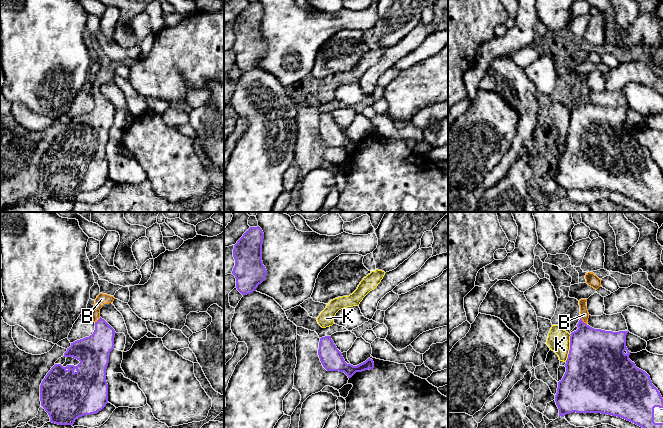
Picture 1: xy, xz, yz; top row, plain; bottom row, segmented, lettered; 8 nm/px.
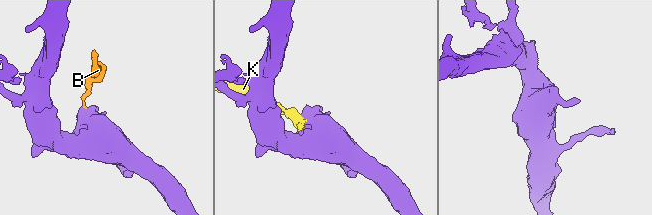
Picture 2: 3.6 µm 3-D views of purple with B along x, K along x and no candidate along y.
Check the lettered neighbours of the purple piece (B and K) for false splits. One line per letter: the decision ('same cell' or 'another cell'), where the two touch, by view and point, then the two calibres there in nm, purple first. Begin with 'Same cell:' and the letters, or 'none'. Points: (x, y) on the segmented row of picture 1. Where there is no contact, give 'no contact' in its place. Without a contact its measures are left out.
Same cell: B
B: same cell; contact yz (582, 321); calibres 360 and 70 nm
K: another cell; contact yz (570, 348); calibres 480 and 180 nm

